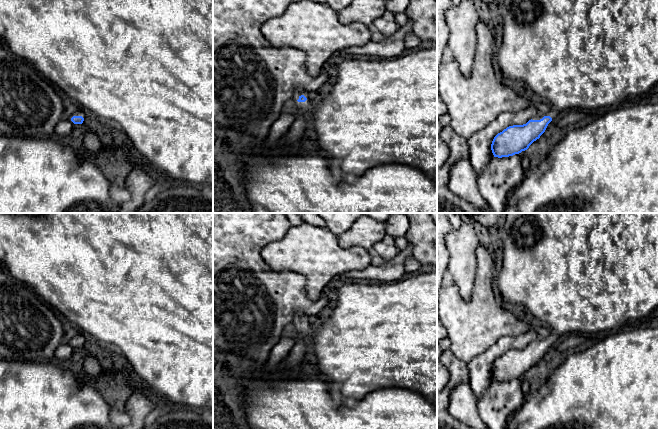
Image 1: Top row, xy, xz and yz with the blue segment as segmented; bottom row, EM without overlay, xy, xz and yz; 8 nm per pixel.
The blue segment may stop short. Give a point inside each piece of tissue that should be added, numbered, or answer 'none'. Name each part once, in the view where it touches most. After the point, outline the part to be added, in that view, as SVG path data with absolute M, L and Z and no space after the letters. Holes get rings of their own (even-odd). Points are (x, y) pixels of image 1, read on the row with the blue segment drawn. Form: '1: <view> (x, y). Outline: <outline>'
1: xy (146, 66). Outline: M0 0L0 39L2 39L2 40L4 40L4 41L5 41L5 42L6 42L6 44L7 44L7 46L8 46L8 50L9 50L9 52L10 52L10 53L12 53L12 54L14 54L14 55L16 55L16 56L18 56L18 57L19 57L19 58L22 58L22 59L24 59L24 60L25 60L25 61L27 61L27 62L29 62L29 63L30 63L30 64L31 64L31 65L32 65L32 66L33 66L33 67L34 67L34 68L35 68L35 69L36 69L36 70L37 70L37 71L38 71L38 72L39 72L39 73L40 73L40 74L41 74L41 75L42 75L42 76L43 76L43 77L44 77L44 78L46 78L46 79L47 79L47 80L48 80L48 81L49 81L49 82L50 82L50 83L52 83L52 84L53 84L53 86L57 86L57 87L58 87L58 88L59 88L59 89L61 89L61 90L62 90L62 91L63 91L63 92L64 92L64 93L65 93L65 94L66 94L66 96L68 96L68 97L69 97L69 98L70 98L70 99L72 99L72 100L73 100L73 101L74 101L74 102L75 102L75 103L77 103L77 104L78 104L78 105L79 105L79 106L80 106L80 109L79 109L79 110L78 110L78 111L76 111L76 112L75 112L75 113L74 113L74 114L73 114L73 115L72 115L72 116L71 116L71 117L70 117L70 118L69 118L69 119L70 119L70 121L71 121L71 118L72 118L72 117L73 117L73 116L82 116L82 117L83 117L83 118L84 118L84 120L85 120L85 118L86 118L86 114L85 114L85 112L84 112L84 110L85 110L85 109L88 109L88 110L89 110L89 111L91 111L91 112L93 112L93 113L95 113L95 114L96 114L96 115L97 115L97 116L98 116L98 117L100 117L100 118L101 118L101 119L103 119L103 120L108 120L108 121L110 121L110 122L112 122L112 123L113 123L113 124L115 124L115 125L116 125L116 126L118 126L118 127L119 127L119 128L121 128L121 129L122 129L122 130L123 130L123 132L124 132L124 133L125 133L125 134L126 134L126 138L127 138L127 140L128 140L128 141L129 141L129 142L130 142L130 144L131 144L131 146L132 146L132 147L133 147L133 148L134 148L134 149L135 149L135 150L136 150L136 151L137 151L137 152L138 152L138 154L139 154L139 155L140 155L140 156L141 156L141 158L142 158L142 159L143 159L143 160L145 160L145 161L147 161L147 162L149 162L149 163L151 163L151 164L153 164L153 165L154 165L154 166L155 166L155 167L156 167L156 168L157 168L157 169L158 169L158 170L159 170L159 171L160 171L160 173L161 173L161 174L162 174L162 176L163 176L163 178L164 178L164 179L166 179L166 180L168 180L168 181L169 181L169 182L171 182L171 183L173 183L173 184L175 184L175 183L182 183L182 184L192 184L192 185L195 185L195 186L199 186L199 187L202 187L202 188L205 188L205 189L206 189L206 190L208 190L208 191L212 191L212 192L213 192L213 0ZM71 121L71 122L72 122L72 121ZM72 122L72 123L73 123L73 122ZM73 123L73 125L82 125L82 124L74 124L74 123ZM82 123L82 124L83 124L83 123Z

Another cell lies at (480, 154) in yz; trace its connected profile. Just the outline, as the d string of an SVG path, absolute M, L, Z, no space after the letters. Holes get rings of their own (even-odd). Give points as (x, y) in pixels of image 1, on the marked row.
M534 106L511 113L501 113L494 121L485 128L475 132L467 139L469 148L469 161L474 171L481 173L487 164L493 159L491 144L494 137L509 126L526 124L539 113Z

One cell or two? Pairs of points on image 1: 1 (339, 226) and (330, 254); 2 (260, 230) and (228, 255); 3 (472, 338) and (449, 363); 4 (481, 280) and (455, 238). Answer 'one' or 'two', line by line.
1: two
2: one
3: two
4: two

